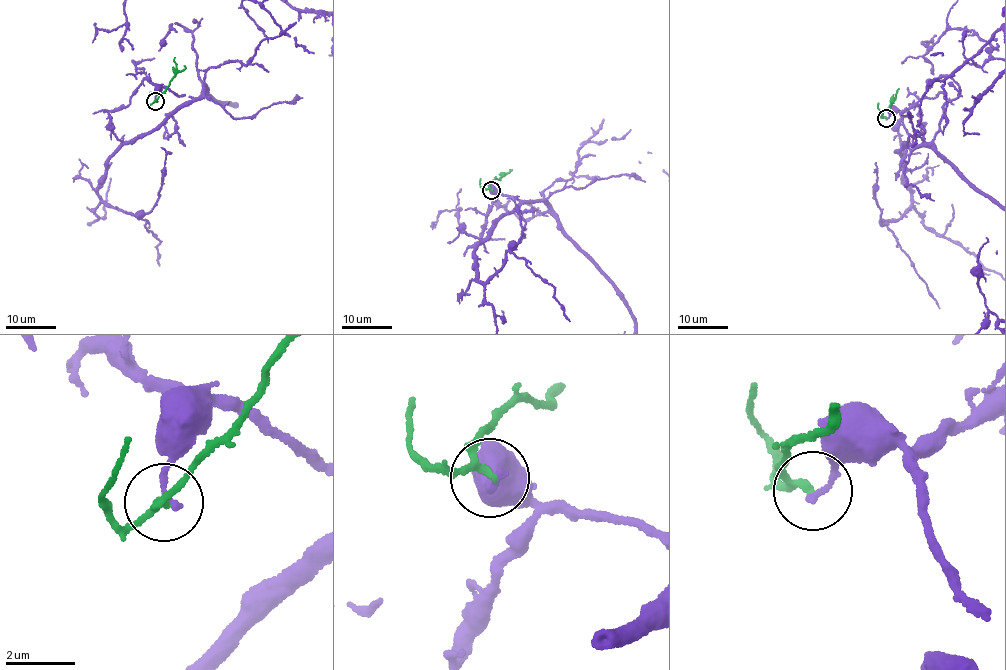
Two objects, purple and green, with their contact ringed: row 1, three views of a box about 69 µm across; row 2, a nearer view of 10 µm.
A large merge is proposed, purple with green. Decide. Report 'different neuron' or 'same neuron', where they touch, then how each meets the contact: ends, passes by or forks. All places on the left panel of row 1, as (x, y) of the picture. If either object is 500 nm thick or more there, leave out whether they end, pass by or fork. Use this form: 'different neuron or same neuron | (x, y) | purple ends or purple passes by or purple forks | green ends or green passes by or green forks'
different neuron | (155, 101) | purple ends | green passes by

